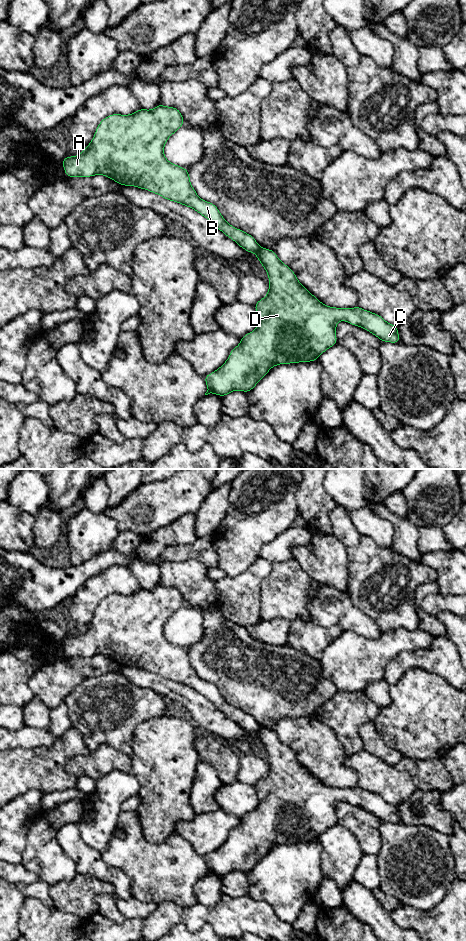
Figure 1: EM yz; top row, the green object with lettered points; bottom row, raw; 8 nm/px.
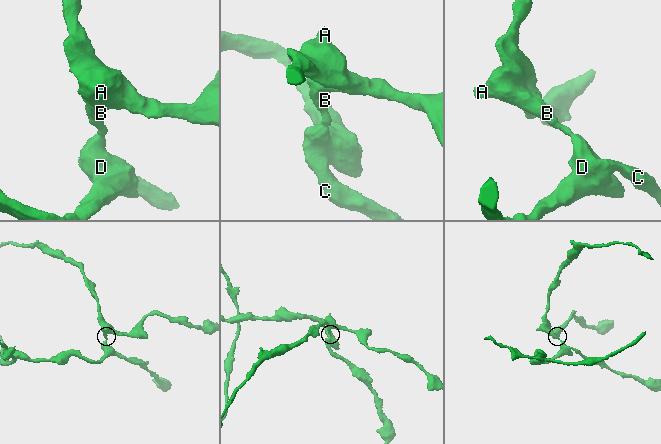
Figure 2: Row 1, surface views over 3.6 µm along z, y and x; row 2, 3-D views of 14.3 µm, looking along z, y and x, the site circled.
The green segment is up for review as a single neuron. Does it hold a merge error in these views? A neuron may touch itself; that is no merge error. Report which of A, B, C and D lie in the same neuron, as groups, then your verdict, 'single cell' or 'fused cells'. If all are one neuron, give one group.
A B / C D | fused cells

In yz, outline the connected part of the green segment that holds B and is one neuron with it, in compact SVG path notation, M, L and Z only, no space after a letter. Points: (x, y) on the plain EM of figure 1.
M157 585L153 590L140 588L130 595L112 594L104 598L96 609L90 624L77 635L66 636L61 642L66 657L92 657L104 655L120 665L135 666L156 673L163 678L196 690L210 700L227 717L247 732L260 731L257 721L248 713L231 706L218 688L200 679L190 664L188 649L170 643L164 636L168 618L184 605L182 593L175 587Z

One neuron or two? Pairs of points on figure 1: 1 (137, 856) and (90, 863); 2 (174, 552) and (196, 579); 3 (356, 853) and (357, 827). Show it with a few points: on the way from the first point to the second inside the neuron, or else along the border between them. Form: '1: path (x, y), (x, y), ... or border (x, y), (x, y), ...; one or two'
1: border (100, 852), (109, 865), (125, 872); two
2: border (159, 563), (197, 559), (205, 567); two
3: border (339, 824), (344, 826), (354, 836), (365, 853); two

